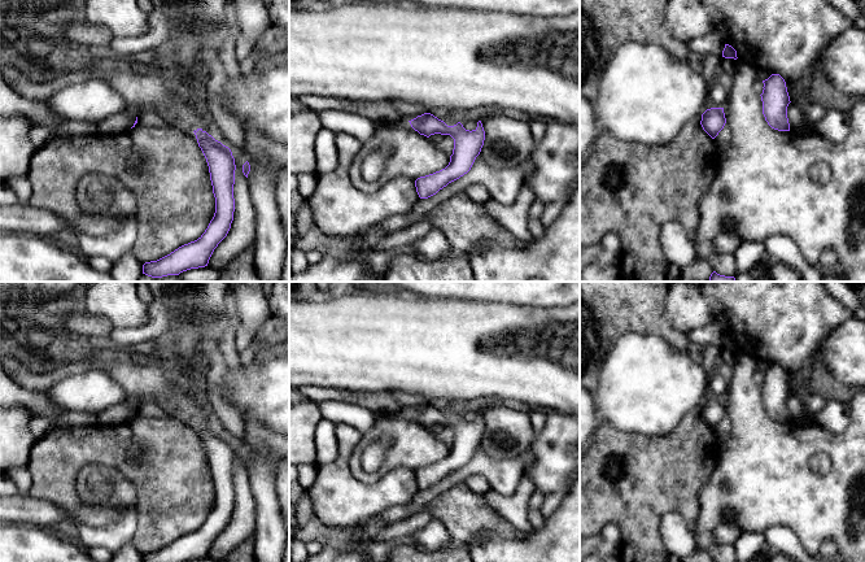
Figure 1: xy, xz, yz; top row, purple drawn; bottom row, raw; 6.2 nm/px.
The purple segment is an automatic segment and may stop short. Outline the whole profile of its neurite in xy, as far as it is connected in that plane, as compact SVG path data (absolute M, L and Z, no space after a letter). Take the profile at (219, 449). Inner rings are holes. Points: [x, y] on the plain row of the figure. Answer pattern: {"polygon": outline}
{"polygon": "M197 419L193 423L209 457L215 488L214 507L197 531L179 537L157 552L145 553L143 562L187 562L205 558L214 540L231 519L235 502L235 449L228 437L215 431L202 419Z"}

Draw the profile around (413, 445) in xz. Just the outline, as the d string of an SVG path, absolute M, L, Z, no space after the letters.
M410 413L381 414L375 417L372 428L363 434L361 441L350 457L351 474L363 483L380 480L396 467L416 471L445 459L450 448L438 440L429 428L415 422ZM384 435L392 437L392 444L385 454L383 465L375 472L367 472L362 467L363 452Z

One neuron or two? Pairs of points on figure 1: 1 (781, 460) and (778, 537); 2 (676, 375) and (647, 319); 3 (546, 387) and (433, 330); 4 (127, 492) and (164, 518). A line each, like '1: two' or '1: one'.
1: two
2: two
3: one
4: two

